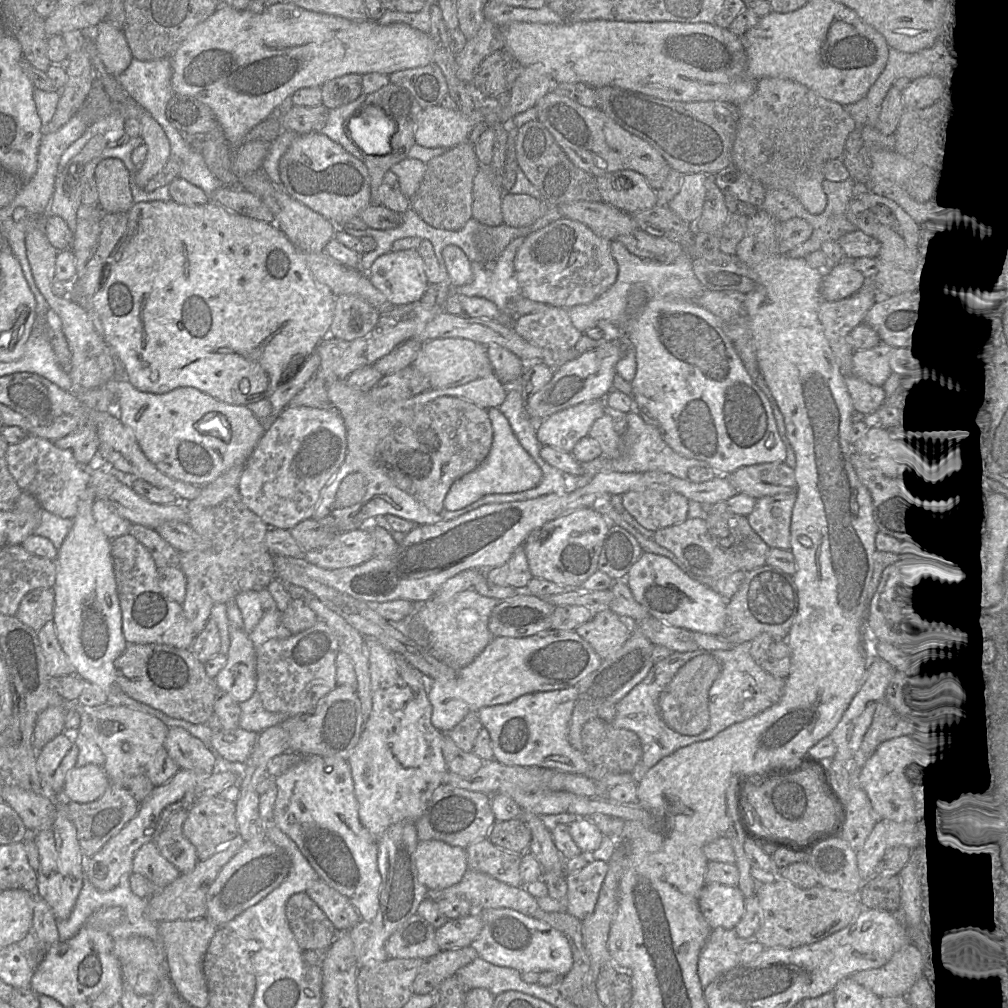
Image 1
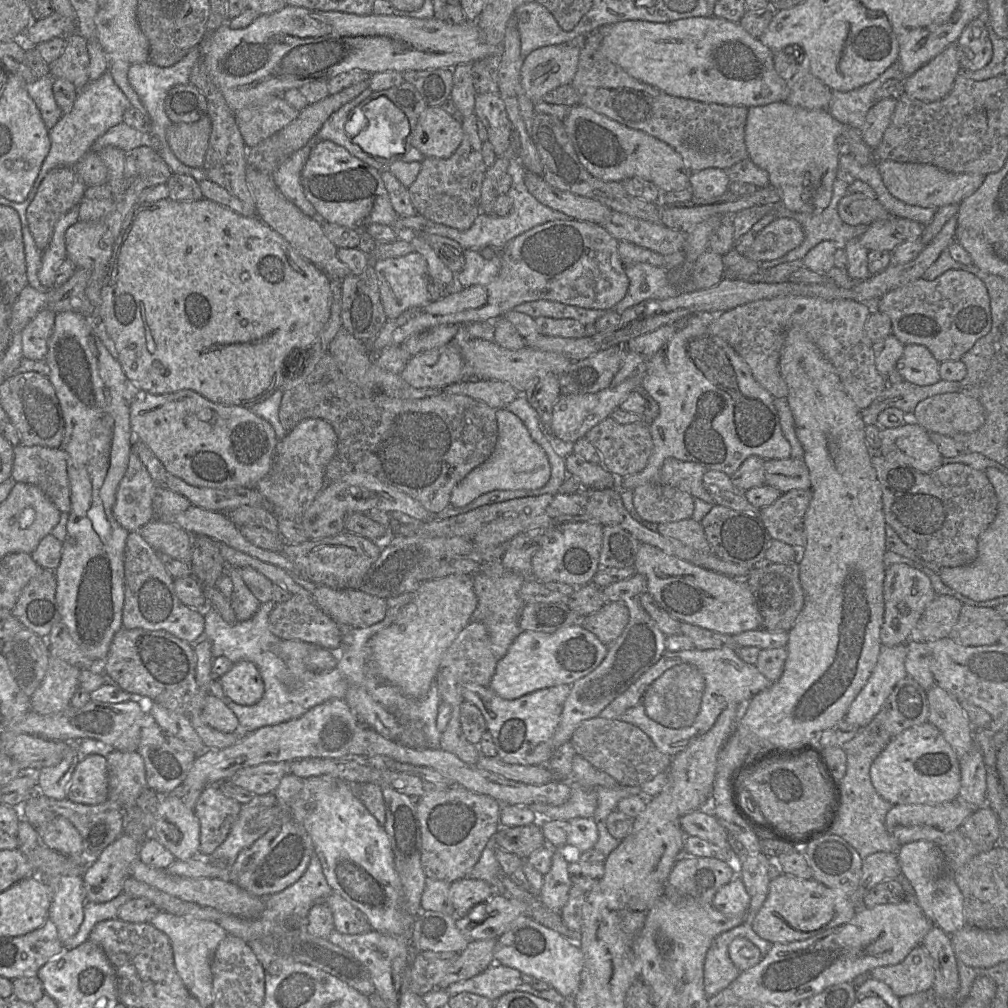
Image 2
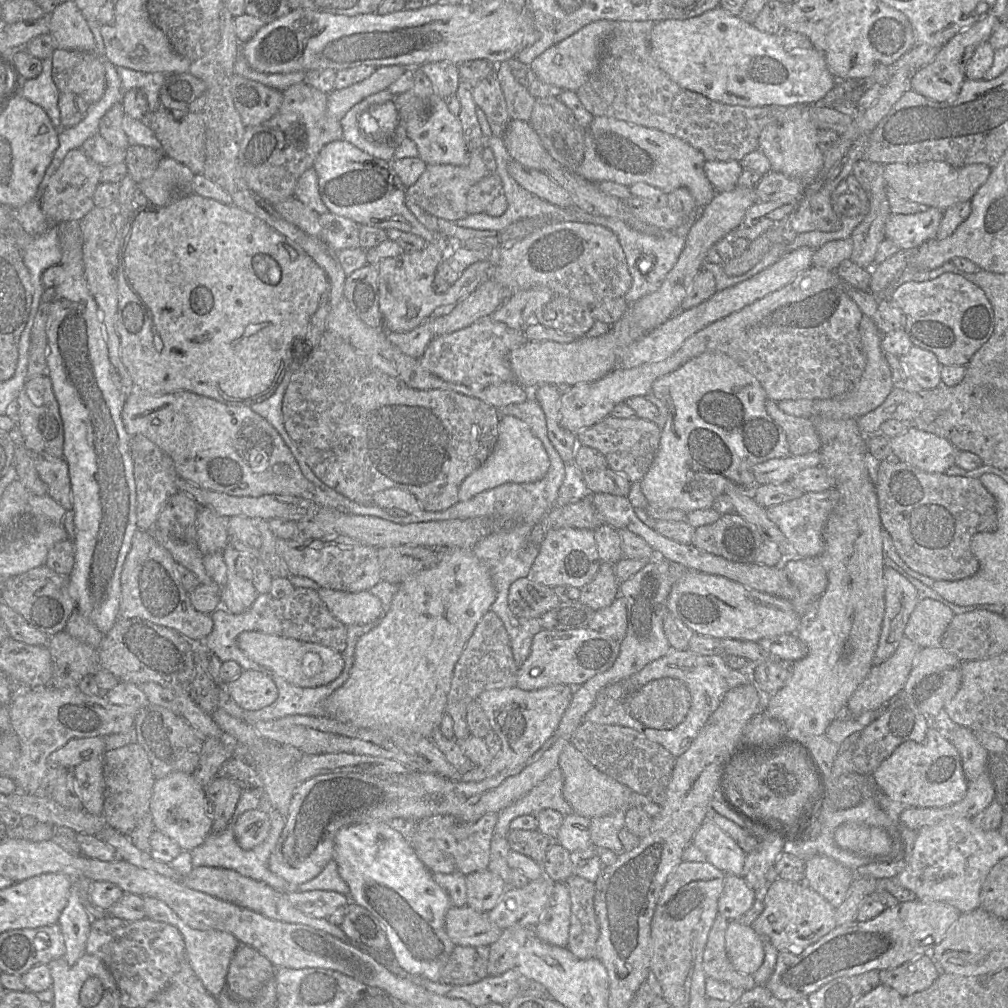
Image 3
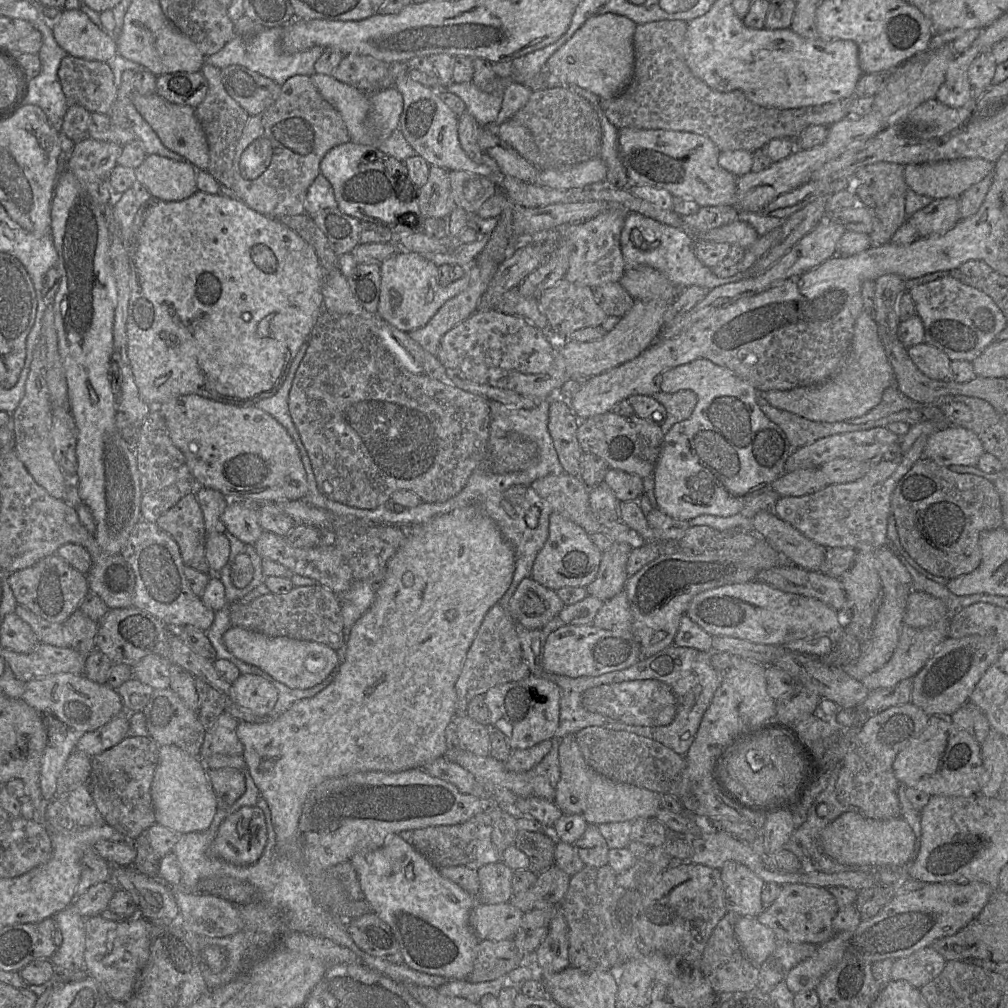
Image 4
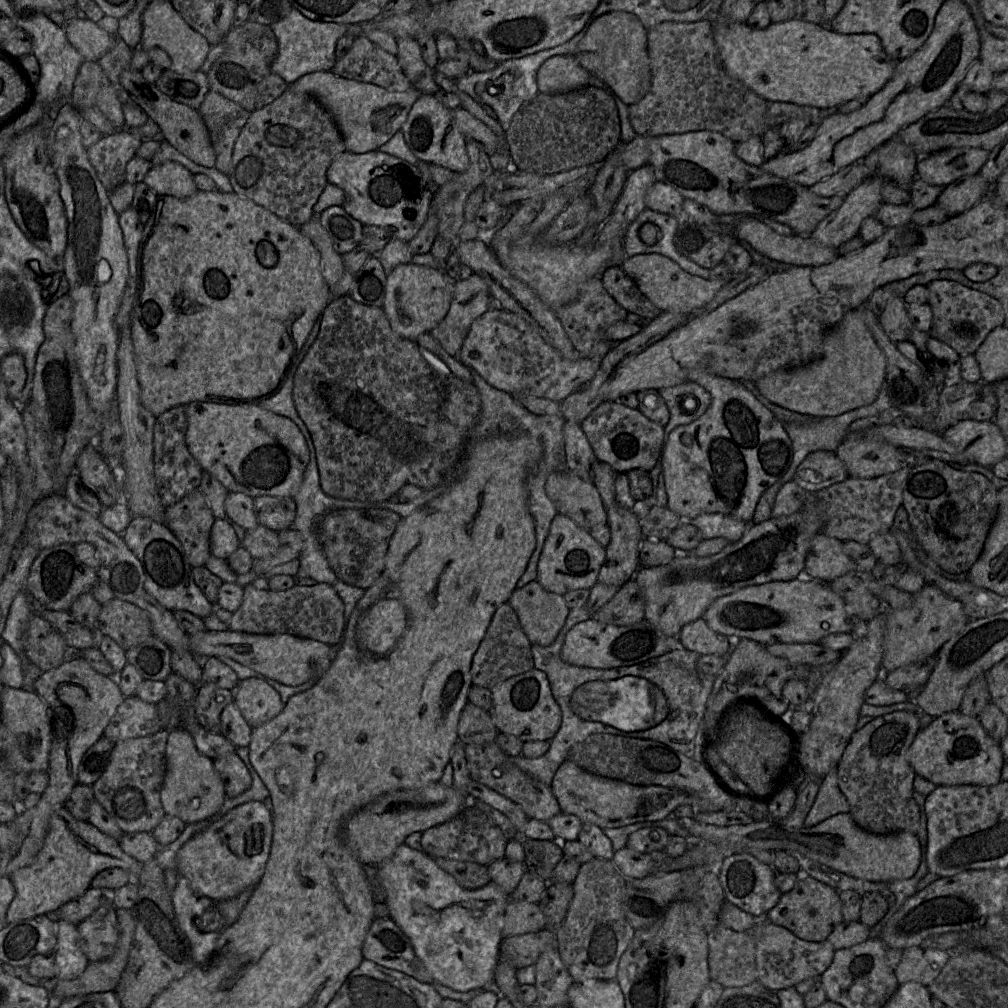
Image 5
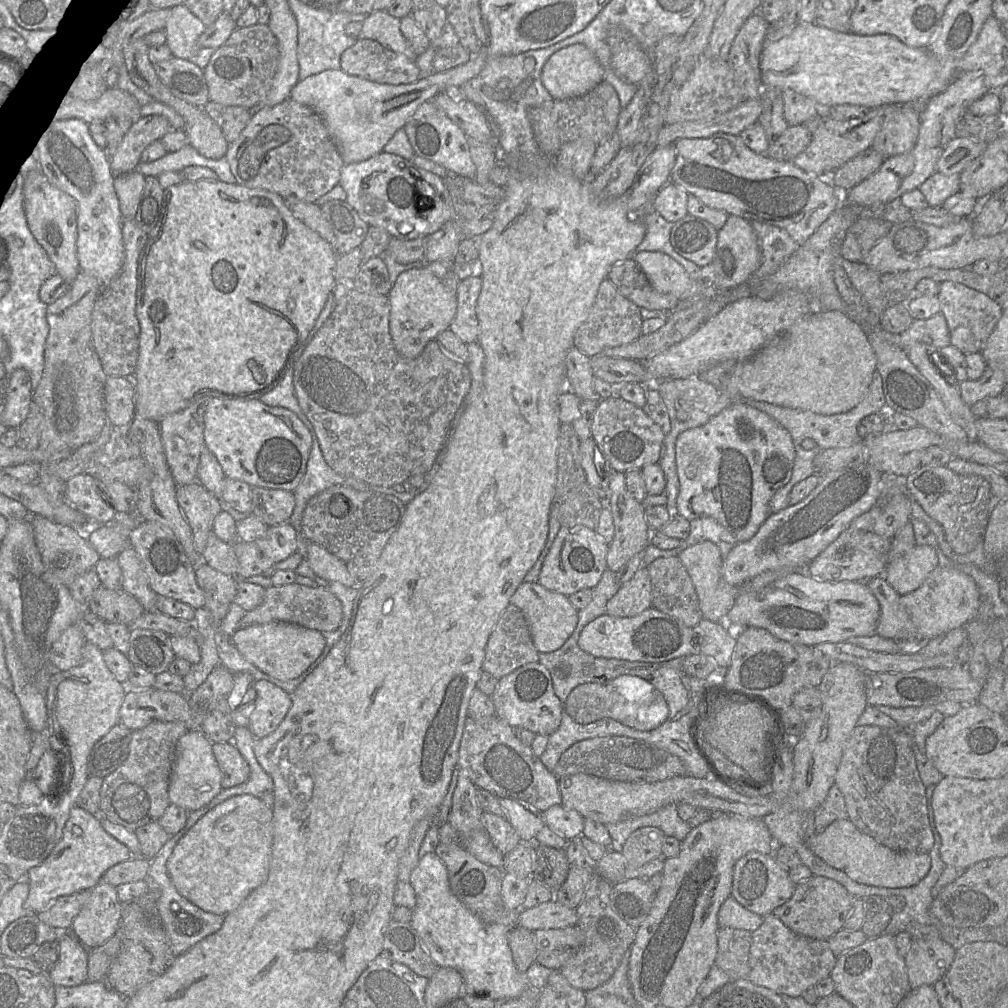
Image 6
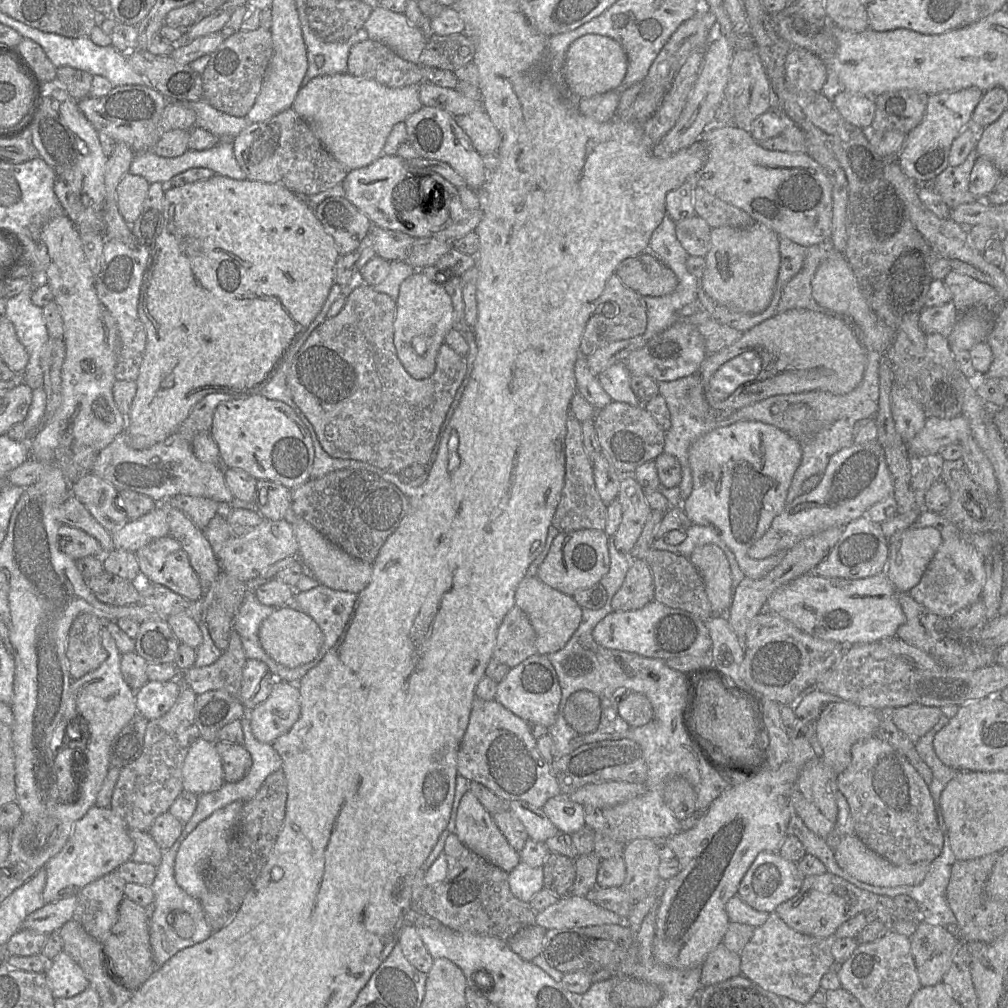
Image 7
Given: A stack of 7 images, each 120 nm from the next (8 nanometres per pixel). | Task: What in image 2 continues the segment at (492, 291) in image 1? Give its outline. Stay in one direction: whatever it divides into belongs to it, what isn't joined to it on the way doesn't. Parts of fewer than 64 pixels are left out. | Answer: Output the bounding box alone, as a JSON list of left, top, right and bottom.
[450,249,502,291]

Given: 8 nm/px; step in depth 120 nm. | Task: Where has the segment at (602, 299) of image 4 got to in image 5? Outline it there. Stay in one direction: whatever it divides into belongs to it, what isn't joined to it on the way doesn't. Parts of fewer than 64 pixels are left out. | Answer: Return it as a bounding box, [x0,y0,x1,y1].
[599,265,658,322]

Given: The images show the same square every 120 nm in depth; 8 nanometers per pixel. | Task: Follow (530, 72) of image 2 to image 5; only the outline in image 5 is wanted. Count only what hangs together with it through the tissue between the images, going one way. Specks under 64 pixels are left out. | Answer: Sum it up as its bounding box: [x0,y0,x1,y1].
[575,10,651,105]

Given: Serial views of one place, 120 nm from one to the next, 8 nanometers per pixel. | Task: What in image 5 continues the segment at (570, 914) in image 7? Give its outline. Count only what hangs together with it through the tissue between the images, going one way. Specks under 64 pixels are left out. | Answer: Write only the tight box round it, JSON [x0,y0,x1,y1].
[503,899,545,938]

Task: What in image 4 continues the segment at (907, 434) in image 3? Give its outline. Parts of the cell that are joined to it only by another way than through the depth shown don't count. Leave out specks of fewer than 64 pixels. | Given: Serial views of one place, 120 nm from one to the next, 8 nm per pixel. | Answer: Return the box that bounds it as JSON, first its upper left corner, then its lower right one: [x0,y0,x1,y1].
[923,426,984,467]

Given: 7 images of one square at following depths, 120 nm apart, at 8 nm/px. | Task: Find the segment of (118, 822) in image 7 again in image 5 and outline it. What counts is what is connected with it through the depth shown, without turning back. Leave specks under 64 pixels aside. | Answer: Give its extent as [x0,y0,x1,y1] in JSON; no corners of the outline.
[6,807,141,923]

